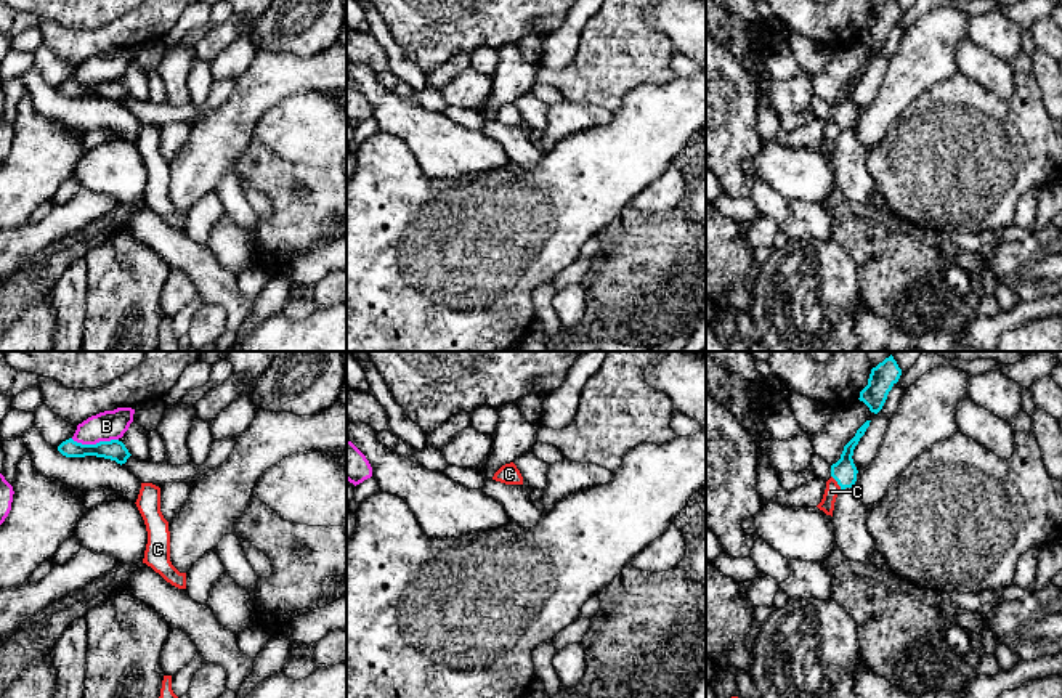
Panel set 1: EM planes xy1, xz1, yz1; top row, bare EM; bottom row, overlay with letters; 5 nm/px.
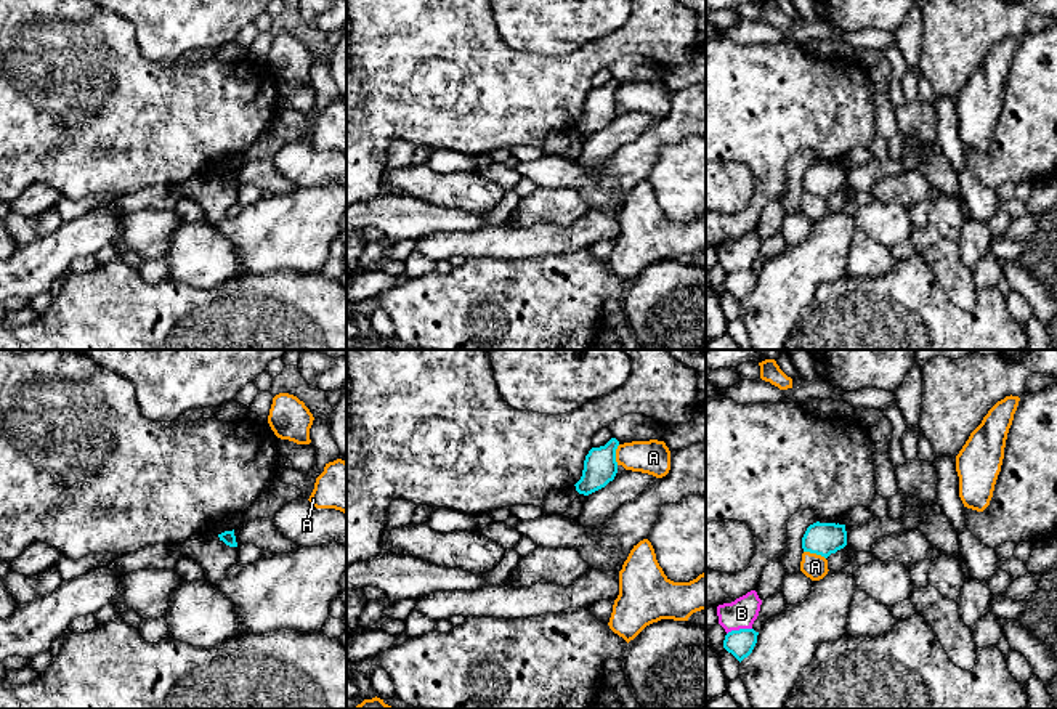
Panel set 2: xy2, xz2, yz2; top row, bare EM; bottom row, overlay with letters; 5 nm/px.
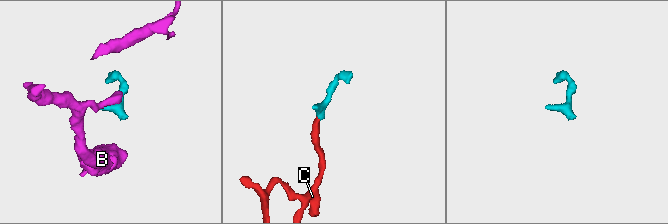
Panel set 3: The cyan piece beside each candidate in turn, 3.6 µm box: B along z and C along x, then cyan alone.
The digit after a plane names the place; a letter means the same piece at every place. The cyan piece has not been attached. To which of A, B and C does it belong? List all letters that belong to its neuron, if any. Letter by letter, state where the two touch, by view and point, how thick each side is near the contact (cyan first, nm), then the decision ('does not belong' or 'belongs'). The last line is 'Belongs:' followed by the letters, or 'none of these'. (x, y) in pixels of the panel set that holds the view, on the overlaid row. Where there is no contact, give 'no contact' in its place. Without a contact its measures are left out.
A: contact yz2 (815, 552); calibres 160 and 130 nm; does not belong
B: contact xy1 (97, 443); calibres 110 and 150 nm; does not belong
C: contact yz1 (838, 483); calibres 120 and 70 nm; belongs
Belongs: C

